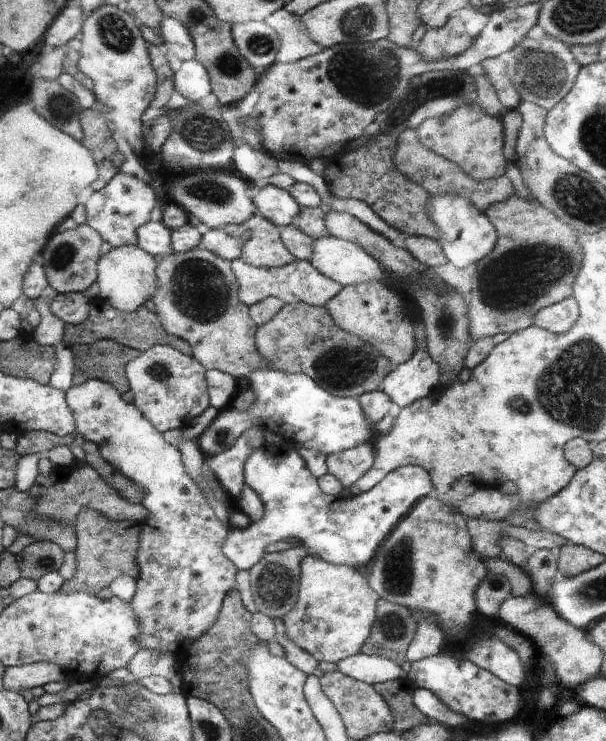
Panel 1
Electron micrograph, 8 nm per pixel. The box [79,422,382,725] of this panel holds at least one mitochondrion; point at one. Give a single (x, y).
(275, 584)

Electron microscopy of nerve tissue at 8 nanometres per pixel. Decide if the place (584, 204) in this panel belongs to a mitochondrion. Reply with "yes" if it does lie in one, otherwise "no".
yes

